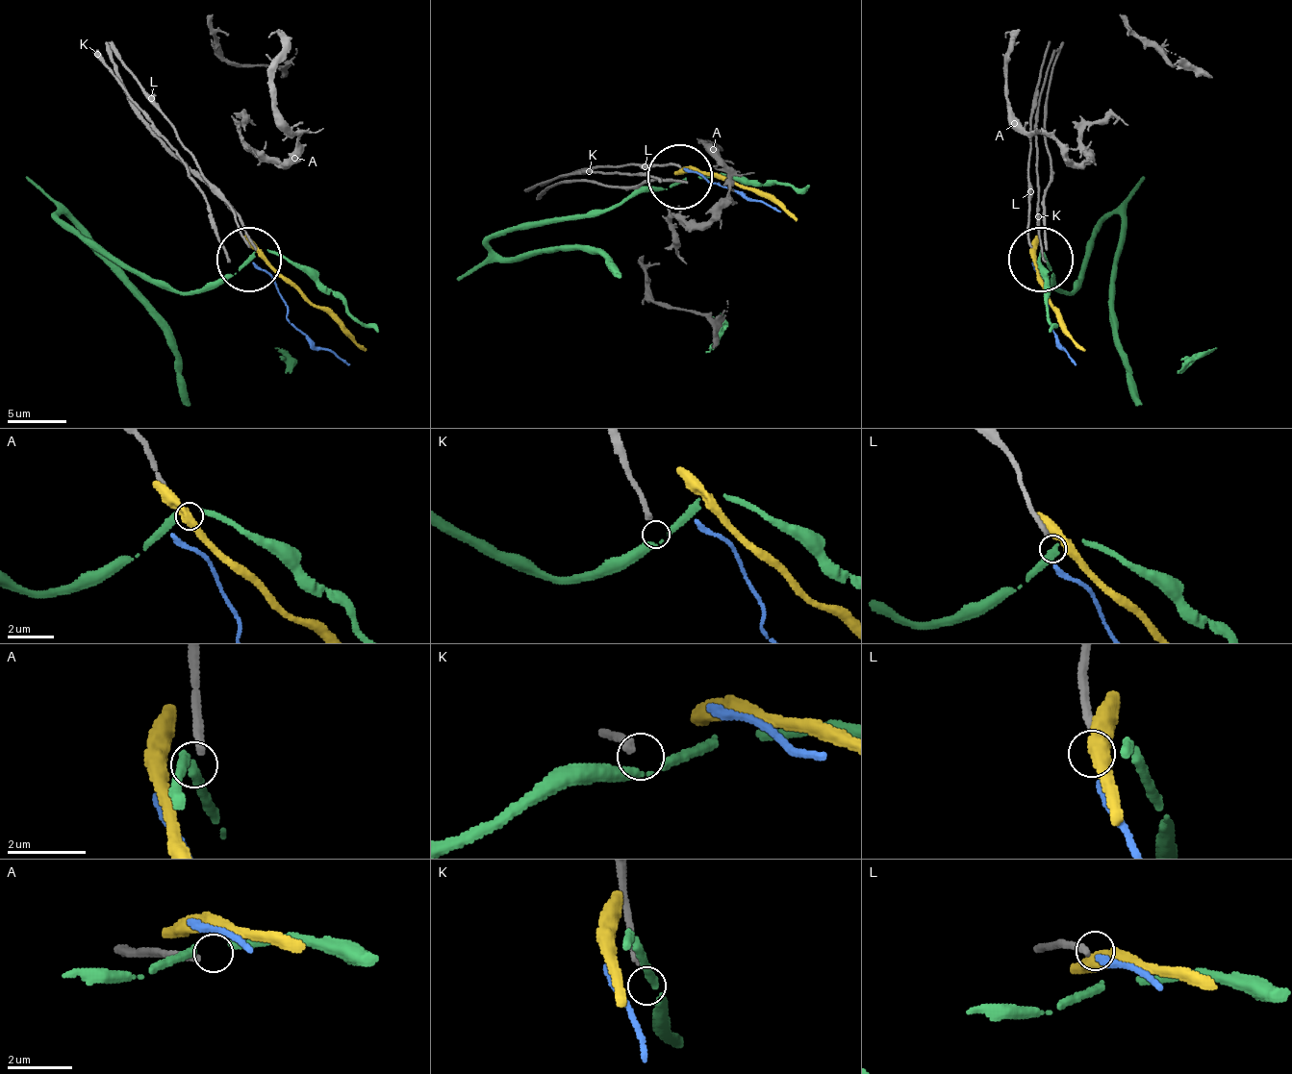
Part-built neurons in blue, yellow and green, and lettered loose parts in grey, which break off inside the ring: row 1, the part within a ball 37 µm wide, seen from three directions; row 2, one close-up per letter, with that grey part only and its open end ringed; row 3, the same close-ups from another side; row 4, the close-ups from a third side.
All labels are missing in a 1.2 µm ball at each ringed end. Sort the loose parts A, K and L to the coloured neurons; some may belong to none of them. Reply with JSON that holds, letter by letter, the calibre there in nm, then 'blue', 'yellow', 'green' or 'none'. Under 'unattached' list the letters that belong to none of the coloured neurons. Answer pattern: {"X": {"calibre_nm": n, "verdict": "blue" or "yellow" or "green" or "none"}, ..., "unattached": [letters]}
{"A": {"calibre_nm": 220, "verdict": "none"}, "K": {"calibre_nm": 200, "verdict": "none"}, "L": {"calibre_nm": 190, "verdict": "none"}, "unattached": ["A", "K", "L"]}

